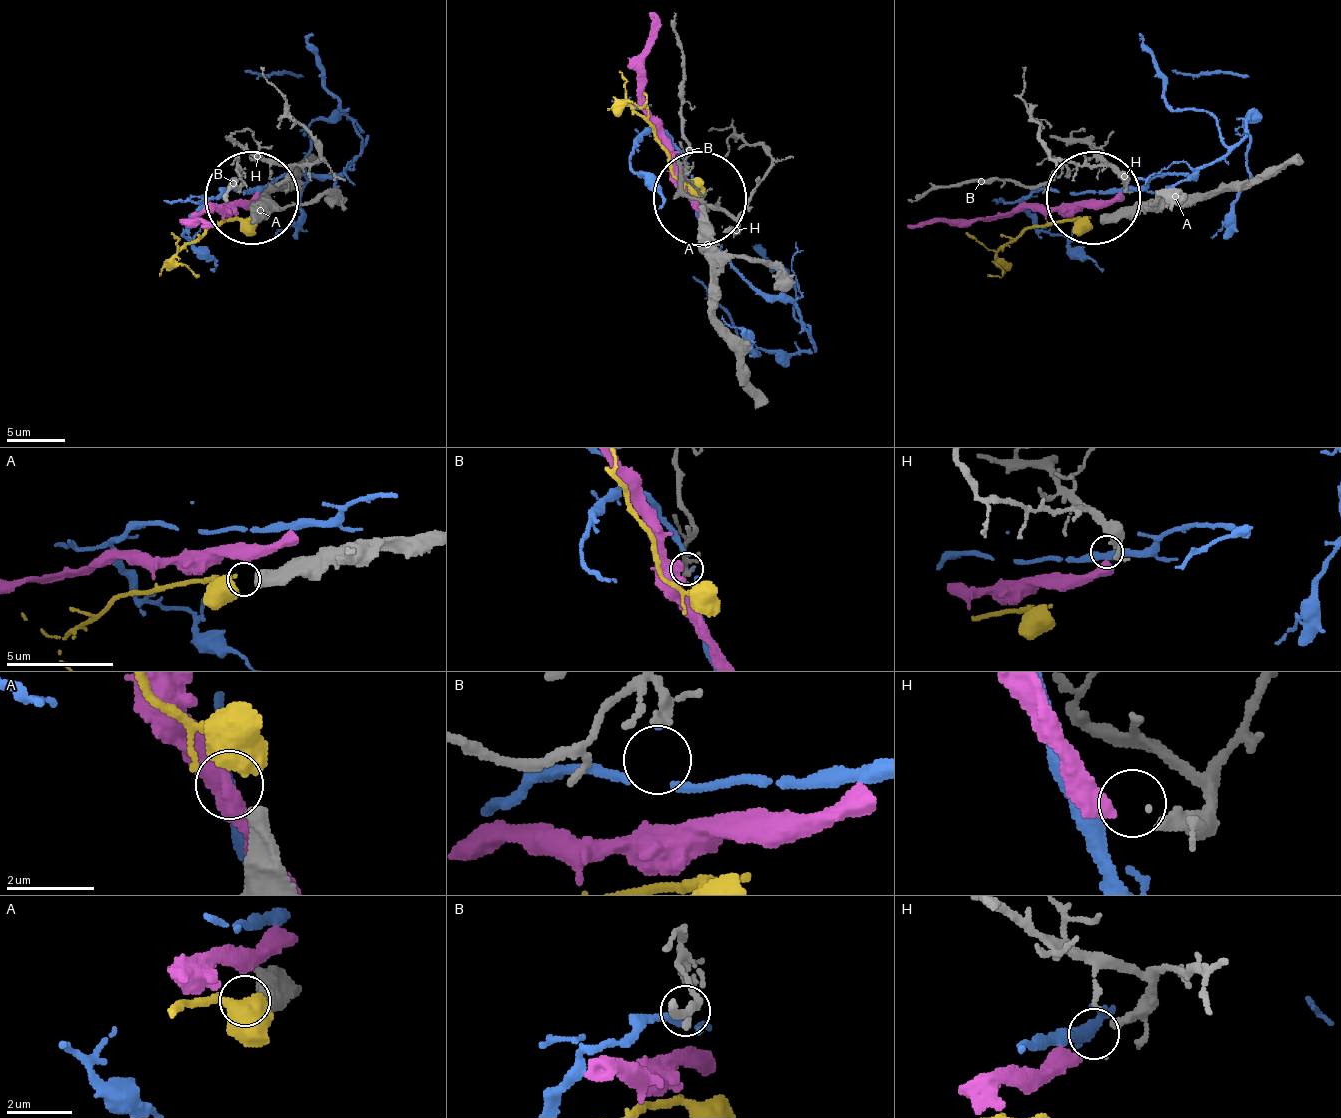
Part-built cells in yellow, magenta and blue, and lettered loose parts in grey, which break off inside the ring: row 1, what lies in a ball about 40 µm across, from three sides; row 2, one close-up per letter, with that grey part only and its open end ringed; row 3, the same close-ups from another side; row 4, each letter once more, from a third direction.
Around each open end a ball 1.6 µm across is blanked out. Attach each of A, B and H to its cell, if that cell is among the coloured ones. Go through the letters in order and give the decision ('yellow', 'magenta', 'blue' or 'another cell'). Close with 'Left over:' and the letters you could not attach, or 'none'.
A: another cell
B: another cell
H: another cell
Left over: A, B, H

